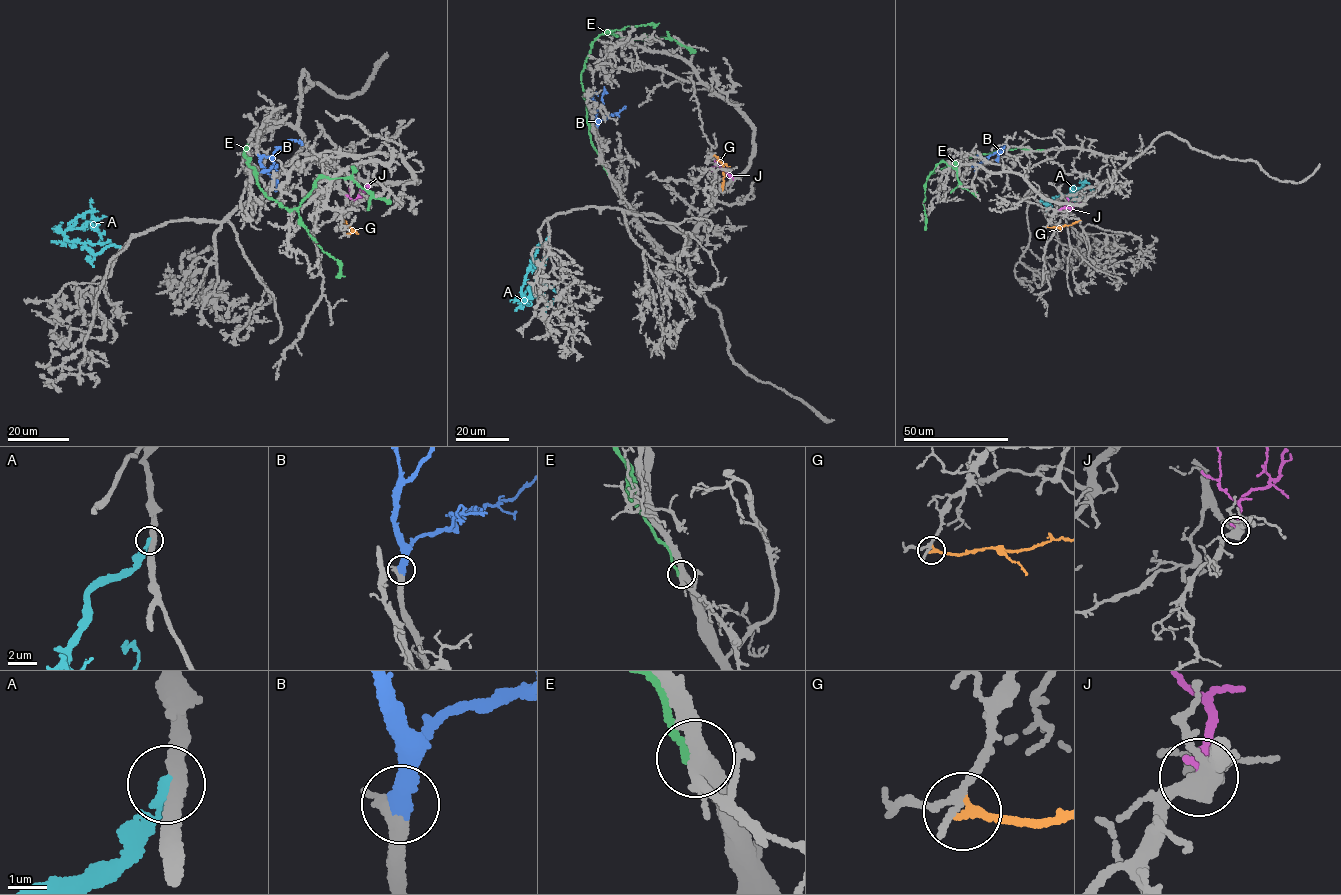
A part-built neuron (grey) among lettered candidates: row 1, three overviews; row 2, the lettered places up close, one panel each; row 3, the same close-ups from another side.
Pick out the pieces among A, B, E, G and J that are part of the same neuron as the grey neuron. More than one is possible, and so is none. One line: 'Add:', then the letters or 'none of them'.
Add: B

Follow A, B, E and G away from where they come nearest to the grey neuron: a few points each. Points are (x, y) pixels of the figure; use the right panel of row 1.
A: (1038, 202), (1041, 199), (1046, 203), (1056, 196), (1076, 193), (1081, 181), (1089, 185), (1091, 195)
B: (1003, 149), (977, 163), (974, 171)
E: (1044, 150), (1018, 148), (963, 158), (928, 177), (935, 166), (944, 162), (956, 169), (960, 185), (976, 196)
G: (1047, 227), (1062, 226), (1080, 220)

